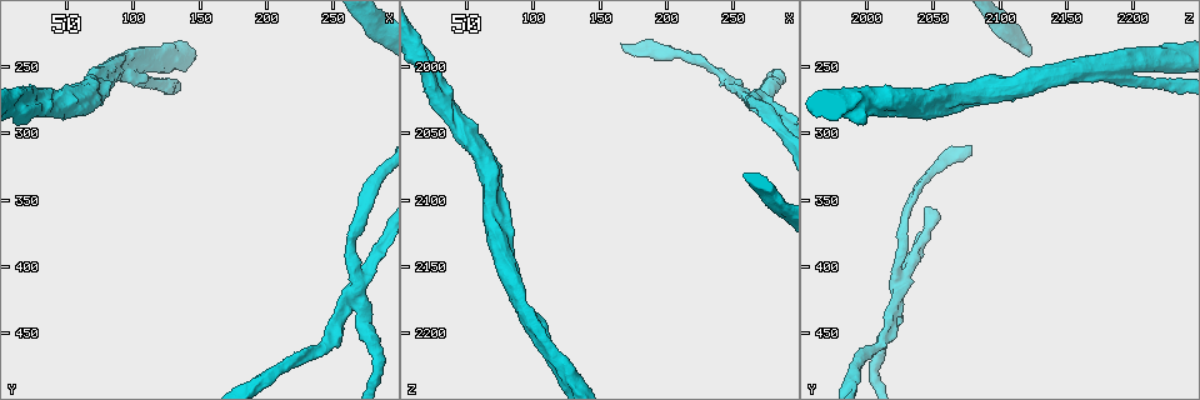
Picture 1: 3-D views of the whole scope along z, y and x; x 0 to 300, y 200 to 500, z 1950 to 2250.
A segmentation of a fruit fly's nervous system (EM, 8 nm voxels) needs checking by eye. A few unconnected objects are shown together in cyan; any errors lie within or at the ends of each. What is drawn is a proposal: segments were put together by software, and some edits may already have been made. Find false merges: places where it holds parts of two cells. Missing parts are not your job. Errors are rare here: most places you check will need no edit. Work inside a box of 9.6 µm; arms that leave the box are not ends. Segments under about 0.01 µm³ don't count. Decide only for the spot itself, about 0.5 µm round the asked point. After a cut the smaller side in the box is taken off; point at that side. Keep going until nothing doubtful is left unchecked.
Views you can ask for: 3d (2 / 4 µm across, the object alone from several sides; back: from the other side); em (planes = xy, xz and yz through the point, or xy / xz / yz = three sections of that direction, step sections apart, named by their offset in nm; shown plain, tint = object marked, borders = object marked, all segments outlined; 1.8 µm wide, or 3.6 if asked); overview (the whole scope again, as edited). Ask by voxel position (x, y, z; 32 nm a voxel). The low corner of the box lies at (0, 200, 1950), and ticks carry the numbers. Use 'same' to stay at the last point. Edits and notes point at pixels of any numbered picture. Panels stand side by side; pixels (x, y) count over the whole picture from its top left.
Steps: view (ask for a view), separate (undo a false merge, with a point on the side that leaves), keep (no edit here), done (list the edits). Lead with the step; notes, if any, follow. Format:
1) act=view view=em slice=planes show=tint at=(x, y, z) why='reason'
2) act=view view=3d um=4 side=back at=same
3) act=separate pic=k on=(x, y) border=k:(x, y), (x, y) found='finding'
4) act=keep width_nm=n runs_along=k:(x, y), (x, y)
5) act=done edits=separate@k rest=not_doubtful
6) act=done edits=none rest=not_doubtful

act=view view=3d um=4 at=(20, 276, 2006)

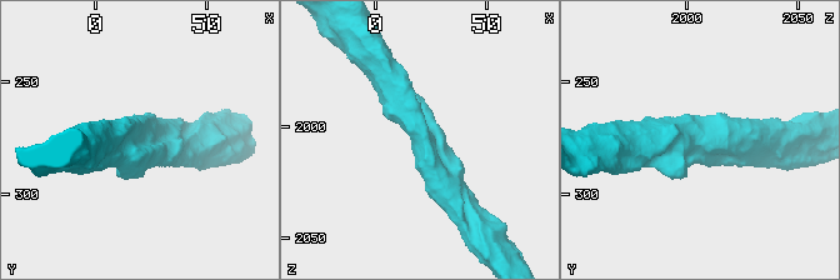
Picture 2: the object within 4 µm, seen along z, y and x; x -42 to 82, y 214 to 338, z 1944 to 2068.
act=view view=em slice=yz step=8 show=tint at=(22, 275, 2006)

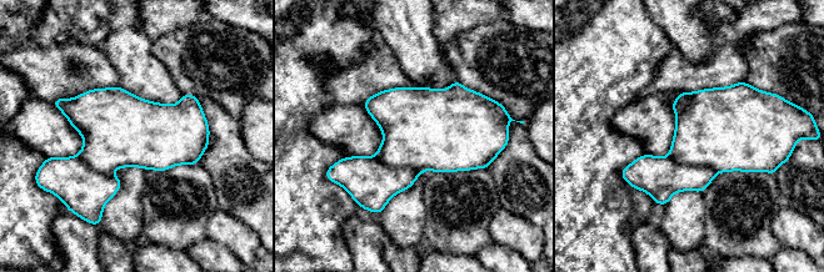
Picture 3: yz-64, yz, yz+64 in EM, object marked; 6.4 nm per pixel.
act=keep found='one cell here'

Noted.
act=view view=em um=3.6 slice=xy step=16 show=tint at=(128, 246, 2234) why='three arms meet'

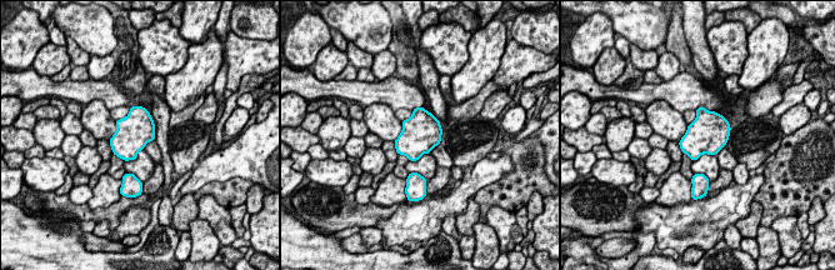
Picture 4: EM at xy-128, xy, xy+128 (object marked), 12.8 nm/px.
act=view view=em um=3.6 slice=planes show=tint at=same why='cut it another way'

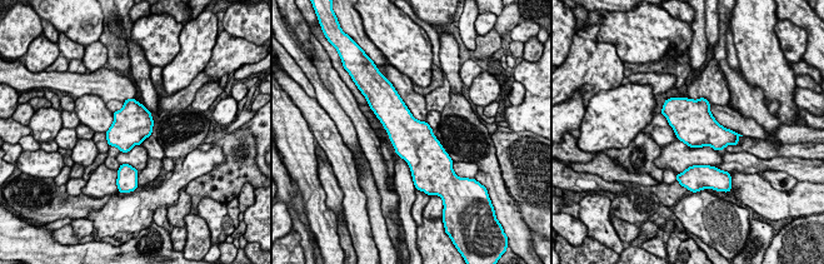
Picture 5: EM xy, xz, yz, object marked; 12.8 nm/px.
act=keep width_nm=500 found='all the same cell'

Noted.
act=view view=3d um=2 at=(102, 250, 2200) why='side arm on a straight run'

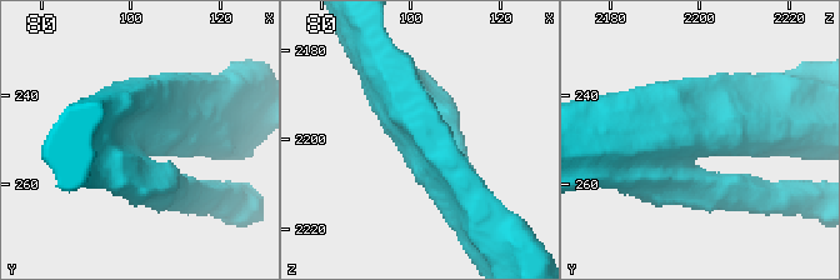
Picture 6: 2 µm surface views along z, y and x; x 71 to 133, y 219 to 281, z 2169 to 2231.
act=view view=em slice=planes show=tint at=(102, 249, 2201) arms=3 arm_widths_nm=220,280,380

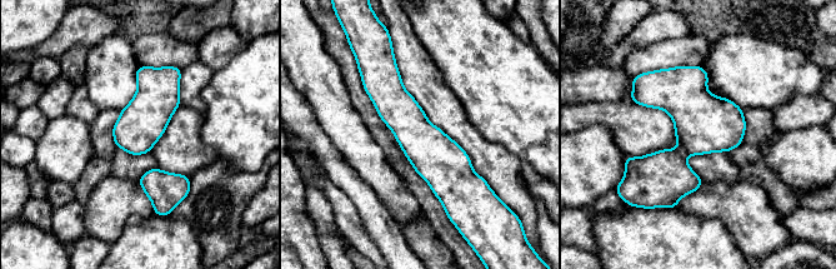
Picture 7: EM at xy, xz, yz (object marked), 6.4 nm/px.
act=keep found='one cell here'

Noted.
act=view view=3d um=2 side=back at=(272, 406, 2026) why='four arms meet'

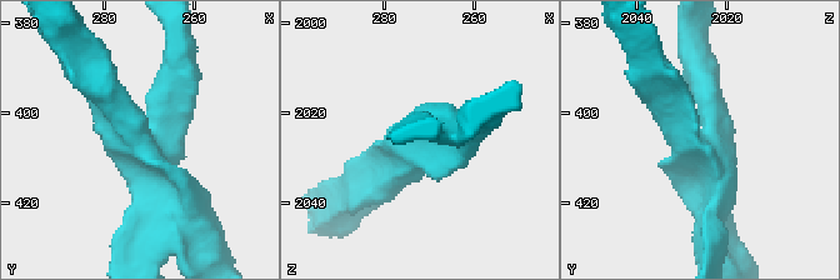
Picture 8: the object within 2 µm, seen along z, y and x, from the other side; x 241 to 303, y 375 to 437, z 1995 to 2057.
act=view view=em um=3.6 slice=planes show=tint at=(271, 408, 2025)

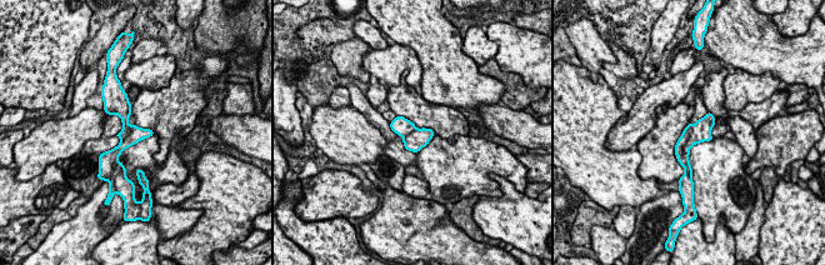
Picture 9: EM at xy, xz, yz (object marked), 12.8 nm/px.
act=separate pic=9 on=(700, 131) width_nm=260 border=9:(693, 125), (684, 146), (688, 155) found='a second cell is stuck on'

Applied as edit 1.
act=done edits=separate@9 rest=not_doubtful

